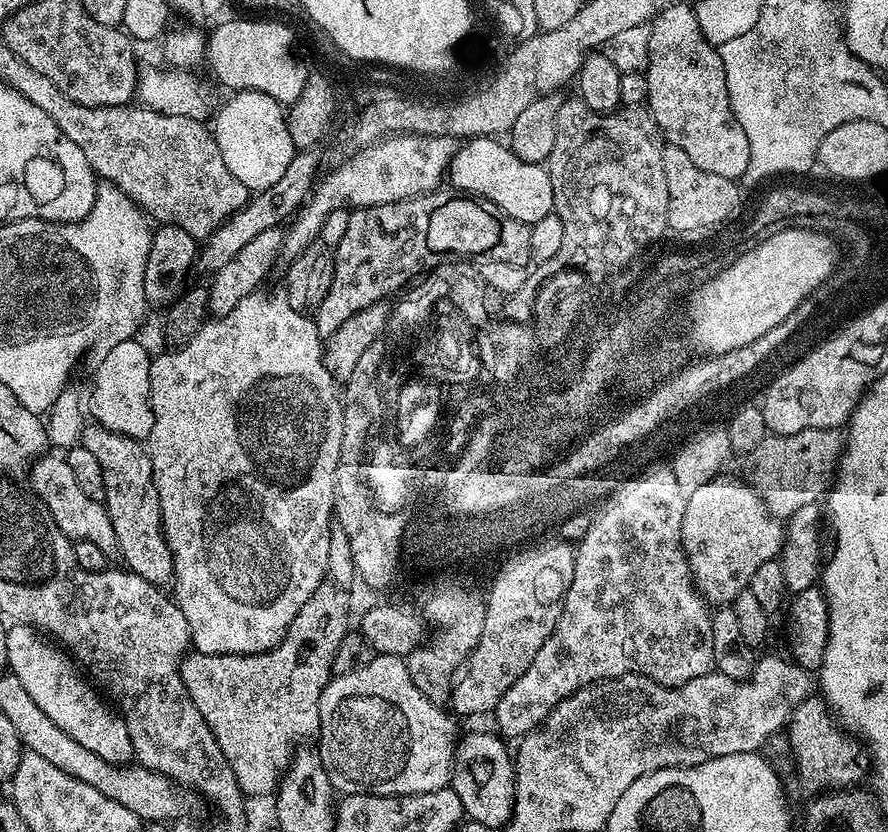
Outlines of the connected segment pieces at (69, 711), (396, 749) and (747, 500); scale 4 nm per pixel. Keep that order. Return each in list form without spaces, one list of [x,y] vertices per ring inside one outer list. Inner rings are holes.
[[[13,623],[6,634],[6,654],[11,675],[22,682],[26,694],[34,698],[38,710],[42,710],[54,726],[66,730],[74,742],[86,746],[86,750],[94,750],[94,754],[106,758],[106,762],[126,764],[133,759],[130,734],[119,711],[106,703],[105,697],[85,679],[81,669],[51,639],[45,638],[28,624]]]
[[[376,654],[361,666],[358,666],[352,676],[342,674],[341,676],[333,675],[328,681],[328,685],[322,690],[320,699],[320,731],[318,733],[318,751],[322,758],[322,766],[326,766],[326,774],[330,778],[333,789],[344,796],[413,796],[414,794],[426,794],[439,788],[449,787],[452,779],[452,758],[456,754],[458,743],[458,731],[452,725],[453,717],[444,716],[445,709],[439,704],[430,702],[414,686],[414,678],[410,678],[405,657],[391,654]]]
[[[727,474],[698,486],[698,490],[687,493],[686,514],[682,514],[680,545],[684,547],[684,556],[692,571],[692,579],[705,601],[712,606],[728,606],[739,592],[745,591],[754,578],[754,570],[762,562],[777,559],[784,545],[785,525],[773,518],[764,507],[764,498],[757,494],[743,479],[731,480]]]

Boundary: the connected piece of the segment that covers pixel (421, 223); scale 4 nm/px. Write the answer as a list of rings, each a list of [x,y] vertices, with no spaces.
[[[437,190],[402,202],[386,202],[386,206],[349,211],[346,234],[342,242],[334,246],[333,282],[326,298],[314,311],[316,329],[322,338],[333,336],[338,326],[358,314],[358,310],[387,301],[387,296],[403,284],[411,285],[420,276],[419,268],[432,264],[435,252],[456,250],[452,248],[456,240],[448,240],[448,248],[436,248],[436,244],[440,244],[440,224],[436,224],[436,216],[440,216],[440,208],[448,208],[451,201],[449,193]]]

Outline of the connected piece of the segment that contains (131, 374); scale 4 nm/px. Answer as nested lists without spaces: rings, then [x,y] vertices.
[[[136,338],[116,340],[113,343],[113,348],[105,354],[100,365],[97,366],[96,377],[92,380],[92,412],[90,408],[90,416],[95,423],[101,424],[106,430],[114,430],[118,434],[144,442],[147,441],[150,430],[154,426],[154,414],[150,402],[152,356],[138,341],[139,339]]]

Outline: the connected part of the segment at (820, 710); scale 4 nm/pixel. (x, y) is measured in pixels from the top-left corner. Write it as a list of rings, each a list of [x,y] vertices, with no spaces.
[[[819,695],[807,696],[795,708],[791,720],[786,725],[787,732],[792,756],[796,759],[796,772],[812,794],[821,790],[853,787],[859,781],[856,779],[860,776],[860,767],[869,763],[870,756],[865,745],[841,727],[828,703]]]

